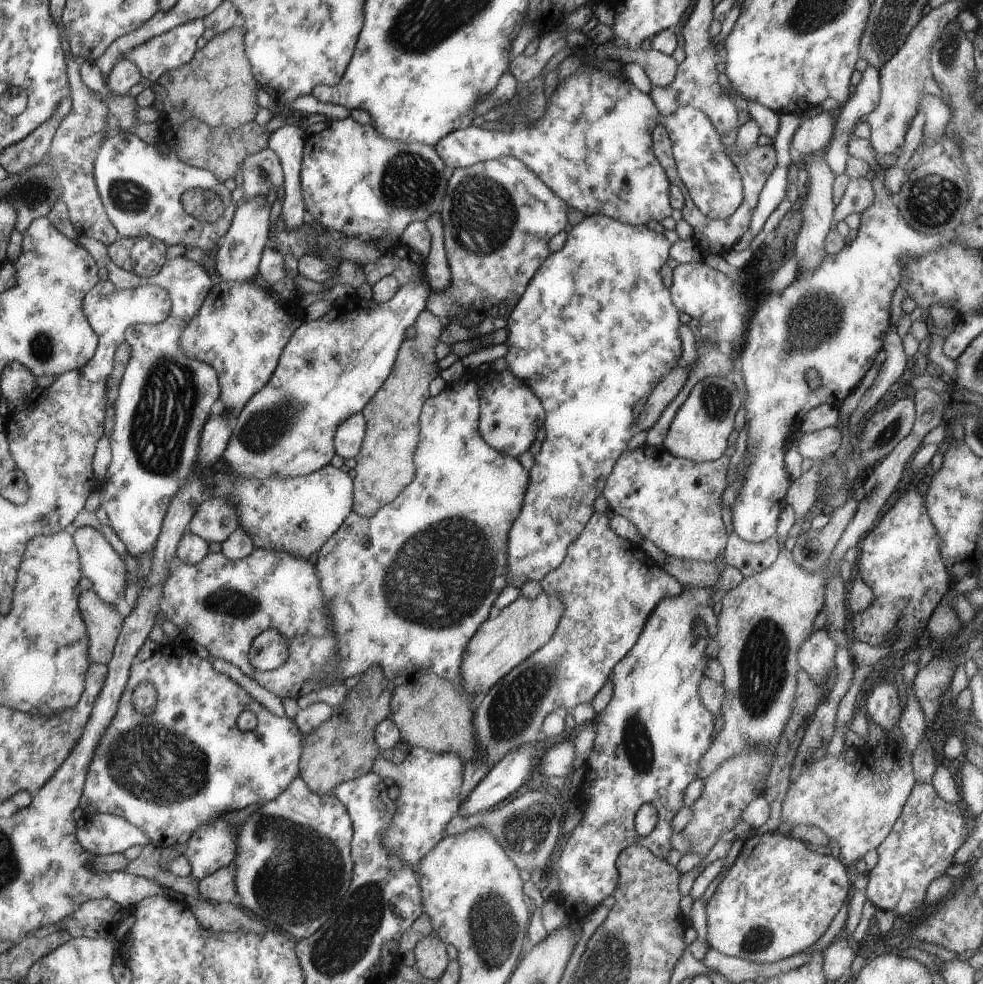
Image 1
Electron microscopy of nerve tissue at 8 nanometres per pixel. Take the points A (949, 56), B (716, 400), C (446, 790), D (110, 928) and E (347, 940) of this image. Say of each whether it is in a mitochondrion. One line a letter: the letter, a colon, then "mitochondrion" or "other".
A: mitochondrion
B: mitochondrion
C: other
D: other
E: mitochondrion

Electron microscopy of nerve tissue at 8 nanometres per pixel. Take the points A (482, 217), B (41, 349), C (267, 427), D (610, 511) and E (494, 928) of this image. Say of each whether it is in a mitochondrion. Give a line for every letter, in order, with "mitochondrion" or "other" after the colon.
A: mitochondrion
B: mitochondrion
C: mitochondrion
D: other
E: mitochondrion

